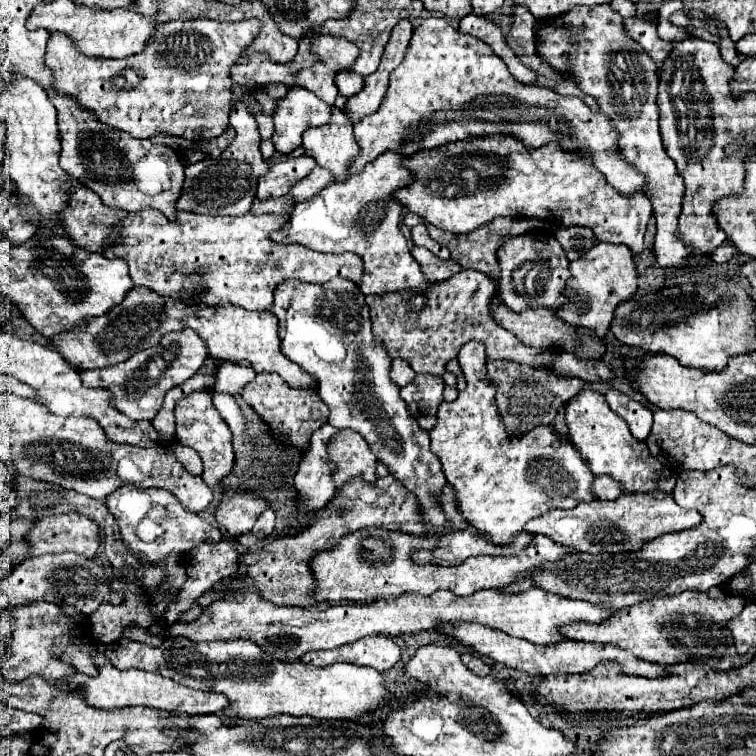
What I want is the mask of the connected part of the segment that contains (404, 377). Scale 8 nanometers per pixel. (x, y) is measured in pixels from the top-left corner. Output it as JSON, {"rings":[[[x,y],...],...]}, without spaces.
{"rings":[[[394,359],[392,361],[392,379],[398,381],[398,385],[408,385],[416,373],[404,359]]]}

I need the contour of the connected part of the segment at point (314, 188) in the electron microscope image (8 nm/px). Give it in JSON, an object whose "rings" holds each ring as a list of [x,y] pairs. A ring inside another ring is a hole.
{"rings":[[[314,167],[312,173],[308,177],[304,177],[302,181],[298,181],[292,189],[290,189],[290,195],[296,203],[304,201],[304,199],[310,199],[314,197],[316,193],[320,193],[328,183],[334,181],[334,175],[328,173],[326,169],[322,167]]]}

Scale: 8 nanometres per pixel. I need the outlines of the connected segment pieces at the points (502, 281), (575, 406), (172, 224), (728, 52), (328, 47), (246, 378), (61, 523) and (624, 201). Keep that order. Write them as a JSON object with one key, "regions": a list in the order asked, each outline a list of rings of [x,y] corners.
{"regions":[[[[532,231],[526,235],[508,237],[498,249],[498,263],[500,263],[498,293],[500,293],[500,301],[510,311],[520,313],[524,309],[538,309],[538,307],[560,309],[570,301],[564,295],[566,279],[570,277],[568,271],[570,261],[564,257],[560,243],[550,233]]],[[[580,391],[566,405],[565,420],[572,445],[582,453],[584,463],[592,469],[596,477],[610,475],[620,481],[624,489],[628,489],[628,493],[674,489],[676,473],[662,465],[654,455],[650,455],[644,441],[632,437],[626,421],[608,407],[604,395],[600,395],[598,391]]],[[[144,209],[140,213],[128,213],[124,219],[120,239],[104,257],[122,257],[130,267],[130,277],[134,285],[144,285],[160,295],[178,297],[178,301],[190,303],[192,295],[198,289],[204,289],[204,303],[212,307],[220,305],[240,305],[250,311],[266,311],[272,307],[272,291],[274,287],[284,279],[298,279],[298,281],[310,281],[310,283],[326,283],[334,277],[350,279],[358,283],[364,275],[364,261],[356,257],[354,253],[340,253],[340,255],[328,255],[318,253],[302,245],[284,245],[270,239],[272,231],[278,231],[284,221],[290,219],[290,213],[274,215],[240,215],[240,217],[220,217],[220,215],[196,215],[178,211],[176,221],[168,221],[160,211],[156,209]]],[[[724,29],[724,31],[720,31],[718,33],[720,37],[722,37],[722,43],[720,43],[720,51],[722,51],[722,57],[728,61],[728,63],[732,63],[734,67],[740,63],[740,57],[738,57],[738,53],[736,53],[736,47],[734,47],[734,41],[728,37],[728,31]]],[[[314,37],[312,49],[316,55],[320,55],[320,61],[312,69],[302,69],[298,73],[300,87],[312,91],[322,101],[334,105],[334,99],[338,97],[338,89],[334,85],[334,75],[340,69],[346,69],[352,65],[352,61],[358,57],[356,45],[350,45],[350,41],[344,41],[342,37]]],[[[224,361],[216,369],[216,385],[212,389],[238,395],[244,389],[244,385],[250,383],[254,377],[256,377],[256,371],[252,367],[240,367],[240,365]]],[[[78,513],[50,515],[38,519],[32,529],[42,531],[40,553],[84,553],[84,557],[94,557],[100,545],[100,529],[96,521],[80,517]]],[[[484,135],[472,137],[464,141],[448,143],[440,149],[418,151],[416,155],[406,161],[414,173],[416,181],[410,187],[396,191],[396,199],[402,201],[412,213],[418,213],[428,223],[450,231],[450,233],[470,233],[496,217],[538,217],[558,225],[584,225],[590,227],[600,241],[606,243],[624,243],[630,247],[632,253],[642,253],[644,231],[652,215],[650,199],[644,193],[624,197],[614,187],[610,187],[602,173],[598,173],[590,159],[584,159],[576,153],[566,153],[560,145],[544,145],[544,147],[528,147],[520,143],[516,137],[502,137],[502,135]]]]}

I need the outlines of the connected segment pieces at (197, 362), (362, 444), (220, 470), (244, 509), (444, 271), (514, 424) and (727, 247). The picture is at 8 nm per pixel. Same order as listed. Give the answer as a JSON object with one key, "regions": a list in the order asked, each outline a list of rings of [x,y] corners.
{"regions":[[[[192,329],[172,331],[160,339],[158,345],[148,347],[144,351],[138,351],[134,357],[110,365],[104,369],[84,369],[82,381],[88,387],[106,387],[112,391],[112,399],[116,403],[116,409],[122,409],[132,419],[146,419],[152,421],[156,411],[160,409],[164,395],[168,389],[184,383],[190,379],[208,359],[208,347]]],[[[340,429],[328,443],[328,455],[330,455],[330,465],[334,467],[332,471],[332,481],[336,487],[336,493],[340,493],[344,489],[344,485],[352,479],[364,479],[366,483],[376,483],[376,455],[372,453],[370,445],[364,441],[364,437],[360,437],[360,433],[352,431],[352,429]]],[[[199,391],[184,397],[176,405],[174,415],[176,415],[176,441],[186,447],[192,447],[200,455],[204,463],[204,473],[202,473],[204,483],[208,487],[220,485],[220,481],[232,471],[232,443],[230,443],[232,433],[228,425],[222,421],[220,413],[216,413],[212,405],[212,393]]],[[[226,491],[222,503],[216,509],[216,521],[228,531],[232,539],[242,533],[250,533],[258,515],[268,507],[264,499],[246,495],[240,491]]],[[[412,247],[412,255],[420,263],[424,273],[428,273],[428,277],[432,277],[432,281],[446,281],[448,277],[456,275],[462,269],[454,259],[444,261],[444,259],[436,257],[424,247]]],[[[492,361],[488,363],[488,367],[508,367],[502,369],[502,373],[490,373],[488,377],[490,381],[496,381],[496,407],[502,413],[500,419],[506,425],[506,433],[510,437],[520,437],[538,425],[550,425],[558,407],[572,399],[584,387],[584,383],[578,377],[558,377],[518,363]]],[[[726,241],[724,245],[720,245],[720,247],[716,247],[714,249],[714,253],[712,253],[712,259],[716,261],[716,263],[726,263],[726,261],[730,261],[732,259],[732,255],[736,253],[736,249],[732,247],[732,243],[730,241]]]]}

